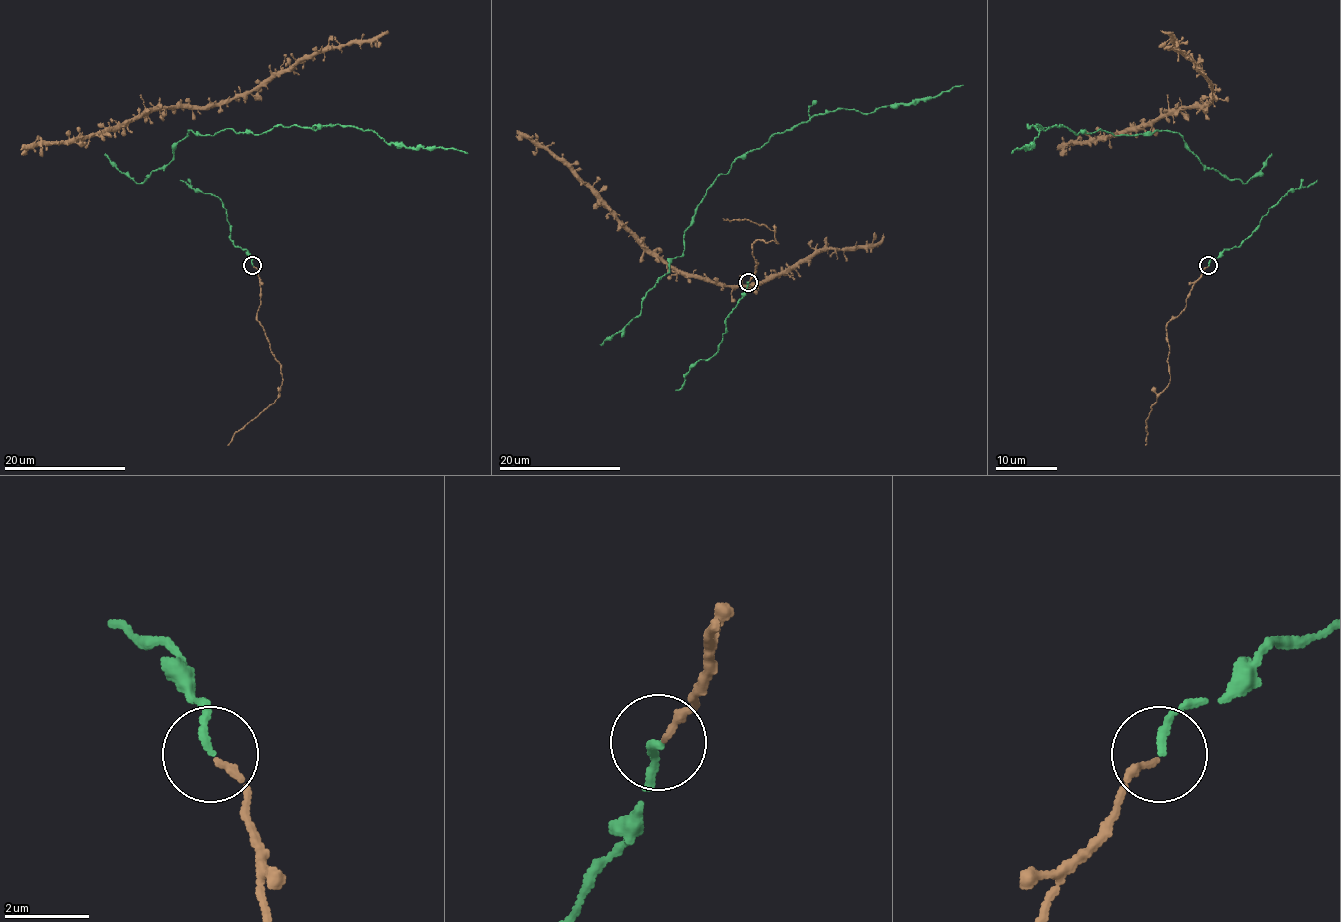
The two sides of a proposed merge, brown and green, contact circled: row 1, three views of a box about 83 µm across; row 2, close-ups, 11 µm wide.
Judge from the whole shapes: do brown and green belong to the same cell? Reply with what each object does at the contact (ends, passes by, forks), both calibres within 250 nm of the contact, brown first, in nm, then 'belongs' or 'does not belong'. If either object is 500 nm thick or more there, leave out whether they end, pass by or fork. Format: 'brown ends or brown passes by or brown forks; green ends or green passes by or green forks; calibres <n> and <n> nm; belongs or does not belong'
brown ends; green ends; calibres 160 and 180 nm; belongs

